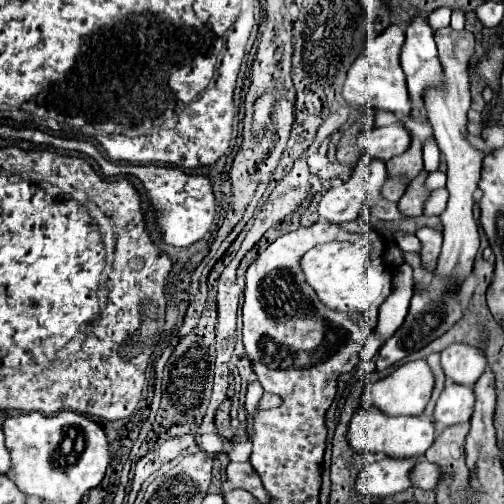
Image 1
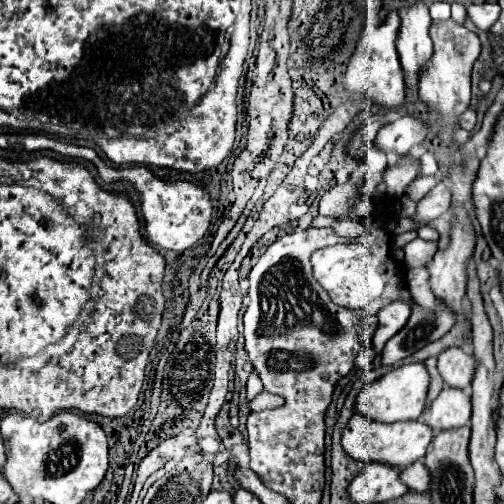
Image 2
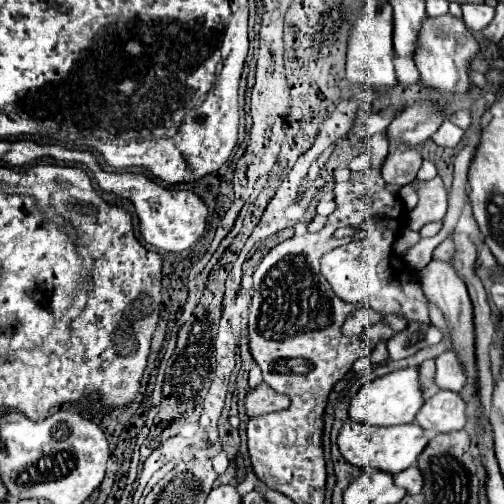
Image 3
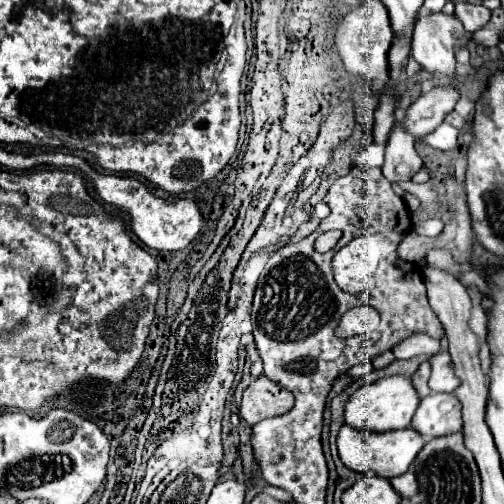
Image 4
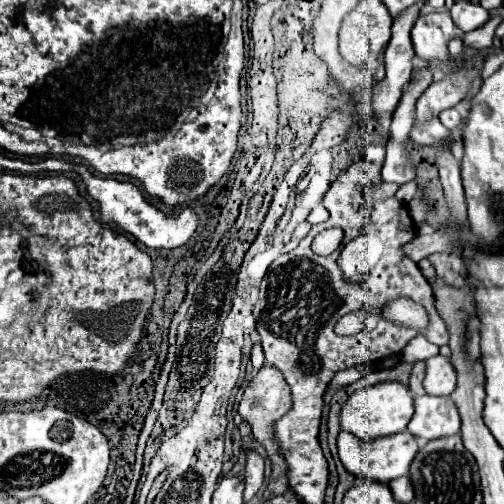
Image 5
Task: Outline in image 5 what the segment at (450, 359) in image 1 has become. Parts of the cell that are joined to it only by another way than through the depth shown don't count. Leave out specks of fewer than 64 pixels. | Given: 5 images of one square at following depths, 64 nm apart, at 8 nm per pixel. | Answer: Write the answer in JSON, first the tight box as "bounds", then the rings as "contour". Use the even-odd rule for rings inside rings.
{"bounds":[424,356,456,396],"contour":[[[434,356],[426,360],[424,388],[432,396],[448,396],[456,388],[456,372],[446,356]]]}

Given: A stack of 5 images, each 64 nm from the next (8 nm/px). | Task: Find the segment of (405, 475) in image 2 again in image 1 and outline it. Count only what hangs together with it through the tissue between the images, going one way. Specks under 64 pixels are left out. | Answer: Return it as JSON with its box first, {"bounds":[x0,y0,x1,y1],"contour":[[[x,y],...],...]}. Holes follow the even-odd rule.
{"bounds":[412,462,440,490],"contour":[[[418,462],[412,470],[412,484],[422,490],[434,490],[440,478],[440,466],[432,462]]]}

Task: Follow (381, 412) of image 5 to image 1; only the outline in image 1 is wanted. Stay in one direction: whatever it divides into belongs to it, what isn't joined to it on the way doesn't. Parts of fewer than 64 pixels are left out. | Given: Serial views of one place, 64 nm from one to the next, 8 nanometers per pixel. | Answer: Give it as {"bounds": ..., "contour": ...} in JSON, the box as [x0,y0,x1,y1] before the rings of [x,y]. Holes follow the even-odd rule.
{"bounds":[364,360,434,416],"contour":[[[412,360],[406,362],[402,366],[398,366],[390,376],[378,380],[372,386],[372,392],[364,392],[364,408],[376,406],[380,410],[384,410],[390,416],[418,416],[424,412],[430,396],[432,396],[432,388],[434,388],[434,376],[432,370],[428,368],[426,360]]]}

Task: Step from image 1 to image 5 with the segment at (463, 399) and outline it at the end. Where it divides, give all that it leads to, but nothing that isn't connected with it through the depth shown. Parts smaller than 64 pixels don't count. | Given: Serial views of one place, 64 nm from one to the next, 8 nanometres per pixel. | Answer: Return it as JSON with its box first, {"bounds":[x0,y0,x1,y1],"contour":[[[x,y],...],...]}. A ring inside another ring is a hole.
{"bounds":[408,396,460,444],"contour":[[[420,396],[414,404],[416,412],[408,424],[420,444],[452,436],[460,432],[460,414],[450,396]]]}

